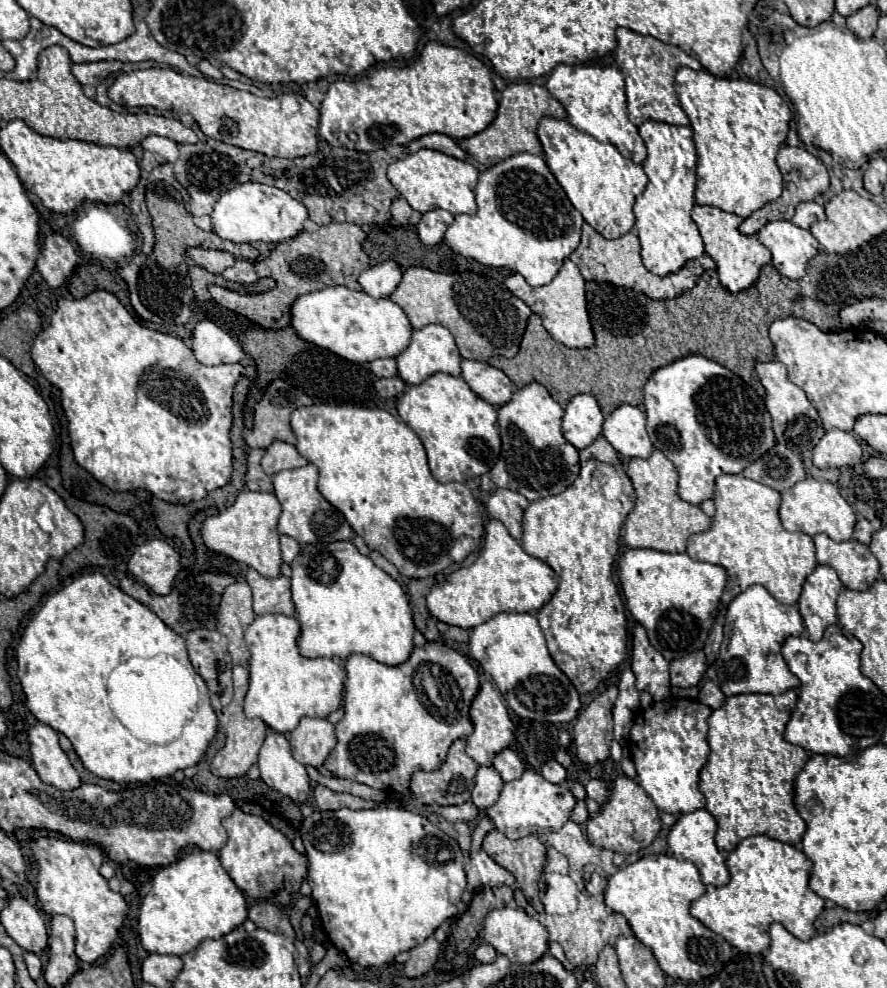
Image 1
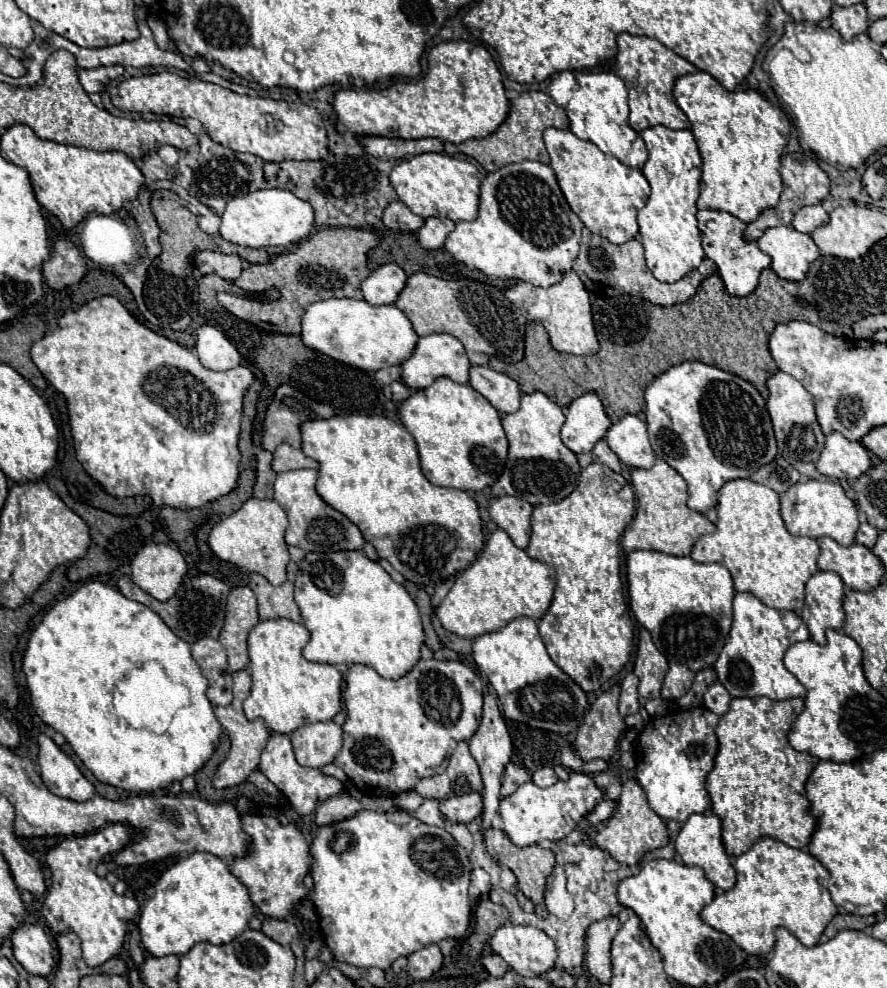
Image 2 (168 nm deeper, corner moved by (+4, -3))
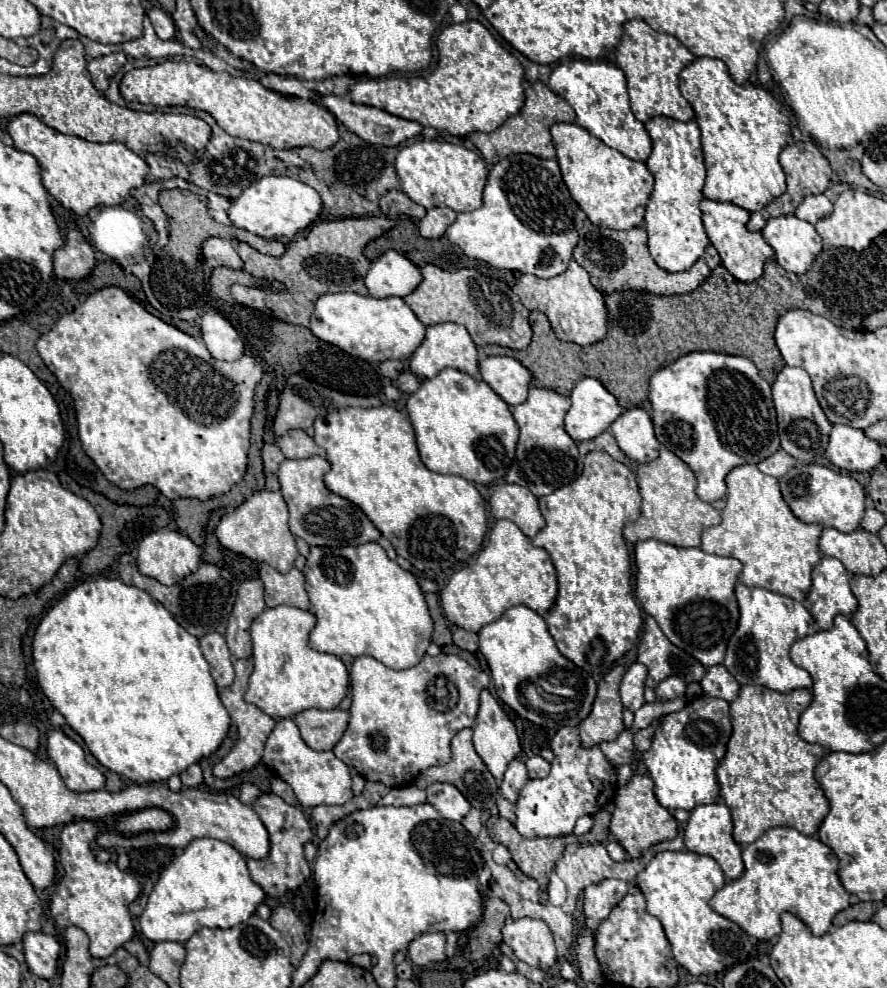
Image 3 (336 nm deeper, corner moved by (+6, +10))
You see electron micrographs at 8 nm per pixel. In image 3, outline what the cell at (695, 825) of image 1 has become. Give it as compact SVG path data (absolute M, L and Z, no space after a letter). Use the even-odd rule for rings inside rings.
M706 804L706 806L696 806L694 810L690 810L690 818L688 818L688 824L686 824L686 830L684 830L684 846L690 850L690 852L696 852L696 854L706 854L710 858L714 858L724 876L734 880L742 874L744 870L744 864L742 864L742 848L734 842L732 838L732 818L730 818L730 810L726 808L726 804Z

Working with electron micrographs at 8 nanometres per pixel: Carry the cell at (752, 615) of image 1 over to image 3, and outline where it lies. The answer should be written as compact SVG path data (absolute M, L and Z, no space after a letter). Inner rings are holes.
M740 582L736 584L734 594L738 600L740 620L736 632L728 640L728 650L724 658L726 670L738 680L738 684L760 684L776 692L810 688L810 674L792 664L788 654L792 642L798 638L798 632L818 630L812 614L804 608L804 604L764 588L748 588Z

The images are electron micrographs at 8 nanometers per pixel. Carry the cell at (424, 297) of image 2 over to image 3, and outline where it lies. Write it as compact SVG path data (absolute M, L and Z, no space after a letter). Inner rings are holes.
M426 264L420 268L422 282L414 292L404 296L404 302L412 308L418 320L426 326L440 322L456 322L462 324L472 336L478 348L486 344L508 346L516 350L524 350L532 340L532 328L528 324L530 310L524 308L518 296L510 290L508 284L484 276L478 270L462 268L458 272L446 272L434 264Z

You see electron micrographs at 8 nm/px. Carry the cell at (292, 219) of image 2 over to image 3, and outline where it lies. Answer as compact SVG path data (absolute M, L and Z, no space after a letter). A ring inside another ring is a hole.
M266 176L242 190L242 194L236 200L232 200L228 218L236 228L248 230L262 238L276 238L298 234L318 218L320 210L322 202L314 188L290 176Z

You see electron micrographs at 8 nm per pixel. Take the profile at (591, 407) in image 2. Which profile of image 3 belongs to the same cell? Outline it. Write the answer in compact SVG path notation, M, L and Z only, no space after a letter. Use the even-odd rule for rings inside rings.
M596 378L580 380L570 394L570 402L572 406L566 412L564 428L576 442L596 438L622 412L616 398Z

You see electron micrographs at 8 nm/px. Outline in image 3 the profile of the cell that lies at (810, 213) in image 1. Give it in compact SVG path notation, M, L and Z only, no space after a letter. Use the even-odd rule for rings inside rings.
M810 194L802 200L802 204L794 212L800 220L806 220L810 224L816 224L820 218L826 218L832 214L832 202L824 194Z

